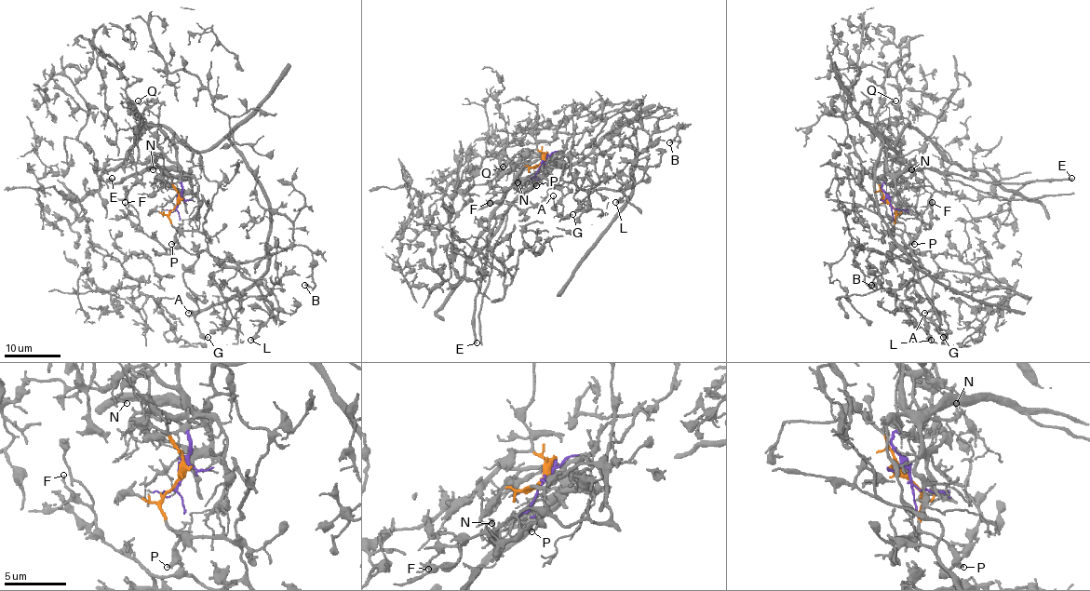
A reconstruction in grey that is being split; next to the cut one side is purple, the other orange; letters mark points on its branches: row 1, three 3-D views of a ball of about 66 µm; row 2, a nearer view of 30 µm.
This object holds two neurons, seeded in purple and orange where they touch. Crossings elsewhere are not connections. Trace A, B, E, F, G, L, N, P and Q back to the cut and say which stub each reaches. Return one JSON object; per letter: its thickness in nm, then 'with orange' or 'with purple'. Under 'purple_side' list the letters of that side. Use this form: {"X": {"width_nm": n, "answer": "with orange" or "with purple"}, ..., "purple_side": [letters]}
{"A": {"width_nm": 130, "answer": "with orange"}, "B": {"width_nm": 280, "answer": "with orange"}, "E": {"width_nm": 300, "answer": "with purple"}, "F": {"width_nm": 160, "answer": "with orange"}, "G": {"width_nm": 170, "answer": "with orange"}, "L": {"width_nm": 260, "answer": "with orange"}, "N": {"width_nm": 110, "answer": "with purple"}, "P": {"width_nm": 300, "answer": "with orange"}, "Q": {"width_nm": 70, "answer": "with purple"}, "purple_side": ["E", "N", "Q"]}

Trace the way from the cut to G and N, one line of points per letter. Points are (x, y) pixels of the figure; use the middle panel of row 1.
G: (542, 160), (533, 166), (558, 154), (567, 159), (570, 181), (548, 184), (561, 192), (560, 216), (572, 214)
N: (542, 160), (545, 154), (545, 157), (533, 157), (513, 179), (518, 181)

